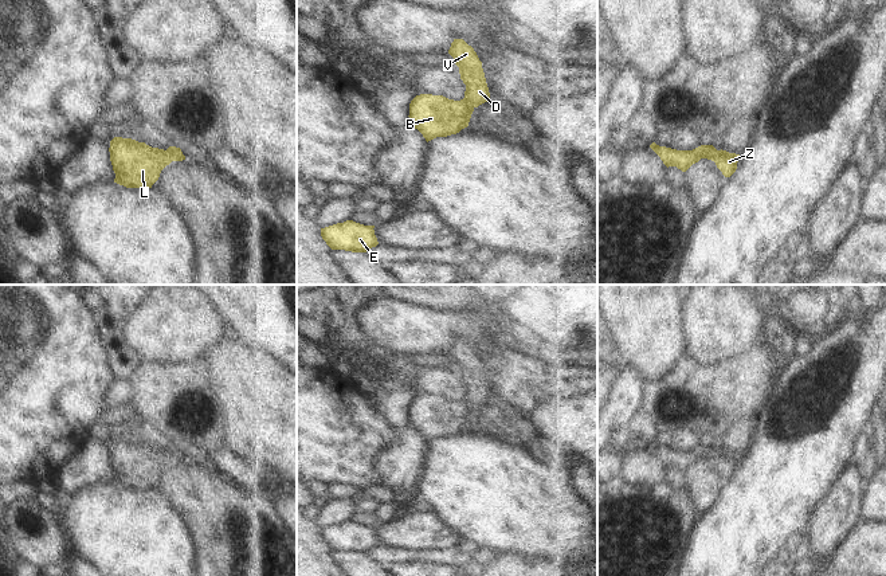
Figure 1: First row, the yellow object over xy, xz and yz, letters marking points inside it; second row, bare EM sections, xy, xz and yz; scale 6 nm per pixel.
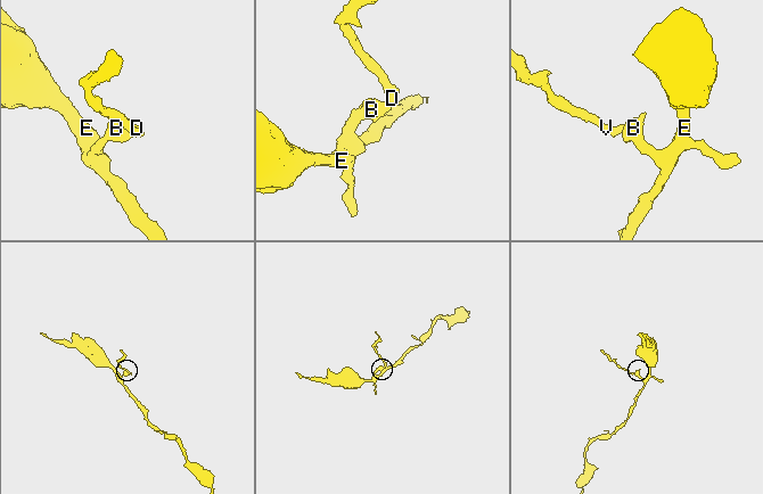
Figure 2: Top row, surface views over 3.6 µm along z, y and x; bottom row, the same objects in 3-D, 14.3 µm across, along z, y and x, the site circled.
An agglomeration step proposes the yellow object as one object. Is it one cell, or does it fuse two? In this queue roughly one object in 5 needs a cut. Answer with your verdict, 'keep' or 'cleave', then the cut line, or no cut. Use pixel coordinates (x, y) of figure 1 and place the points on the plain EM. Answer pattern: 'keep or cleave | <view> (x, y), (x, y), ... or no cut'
keep | no cut

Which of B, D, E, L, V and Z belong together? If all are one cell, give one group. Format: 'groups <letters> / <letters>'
groups B D E L V Z

